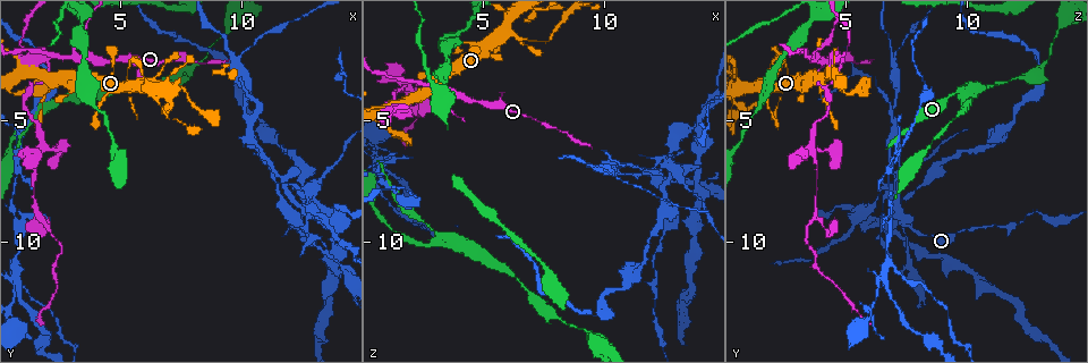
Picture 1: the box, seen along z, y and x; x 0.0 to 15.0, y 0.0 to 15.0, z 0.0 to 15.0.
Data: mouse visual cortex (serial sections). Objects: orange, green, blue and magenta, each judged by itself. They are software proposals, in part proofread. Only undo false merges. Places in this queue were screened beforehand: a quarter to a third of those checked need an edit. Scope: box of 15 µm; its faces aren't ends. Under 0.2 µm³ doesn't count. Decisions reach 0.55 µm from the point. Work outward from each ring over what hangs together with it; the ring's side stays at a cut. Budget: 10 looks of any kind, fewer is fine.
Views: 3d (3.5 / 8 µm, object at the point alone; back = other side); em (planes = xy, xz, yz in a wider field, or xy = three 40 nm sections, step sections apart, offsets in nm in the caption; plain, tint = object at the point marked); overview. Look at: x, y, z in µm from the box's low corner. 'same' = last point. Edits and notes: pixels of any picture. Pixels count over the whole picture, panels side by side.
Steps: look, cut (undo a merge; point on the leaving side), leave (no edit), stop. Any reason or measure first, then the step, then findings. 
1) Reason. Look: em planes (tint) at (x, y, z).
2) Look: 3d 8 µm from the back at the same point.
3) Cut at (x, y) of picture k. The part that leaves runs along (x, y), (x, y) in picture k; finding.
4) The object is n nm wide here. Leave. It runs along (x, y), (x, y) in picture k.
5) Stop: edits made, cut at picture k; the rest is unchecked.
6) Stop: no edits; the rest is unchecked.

Thin arm on a thick one. Look: 3d 3.5 µm from the back at (12.4, 9.3, 7.5).

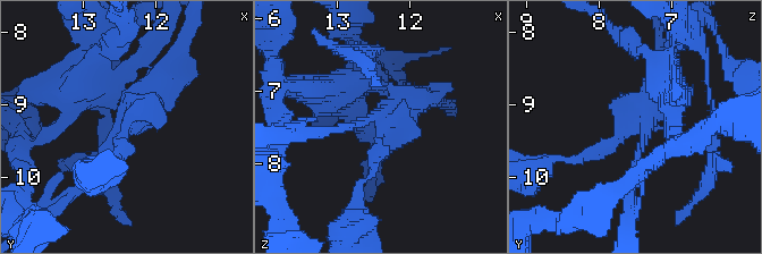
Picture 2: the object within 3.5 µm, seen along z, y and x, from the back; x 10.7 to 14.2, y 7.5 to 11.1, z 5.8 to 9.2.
3 arms meet here; the arms are 150, 150, 400 nm wide. Look: em xy step 1 (tint) at (12.40, 9.30, 7.60).

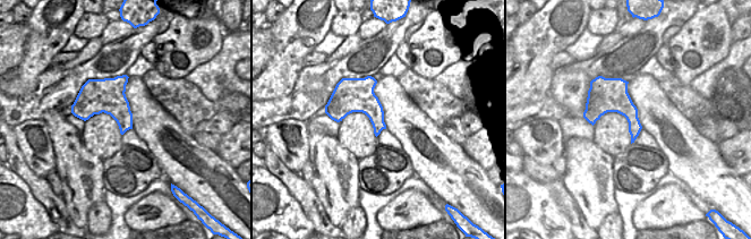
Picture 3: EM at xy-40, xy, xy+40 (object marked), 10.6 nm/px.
Cut at (91, 104) of picture 2. The part that leaves runs along (154, 91), (188, 32) in picture 2; a second cell is stuck on.

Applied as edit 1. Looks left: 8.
Look: overview.

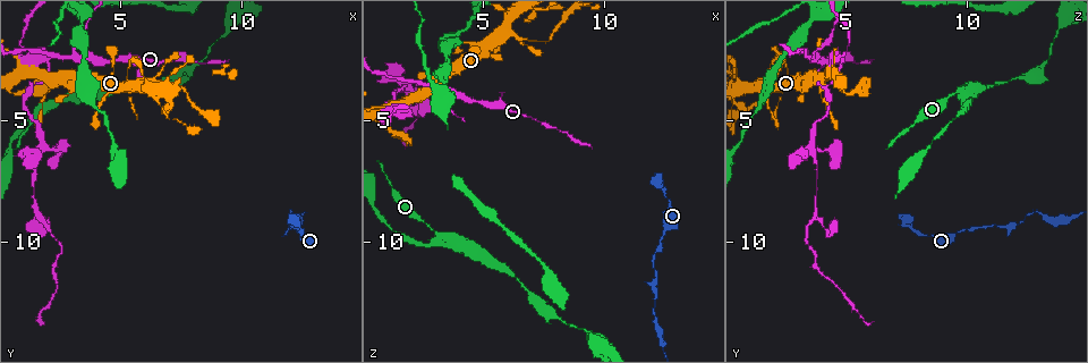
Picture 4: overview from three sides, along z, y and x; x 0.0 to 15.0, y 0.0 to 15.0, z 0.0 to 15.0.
Arms part here. Look: 3d 3.5 µm at (5.9, 3.5, 1.4).

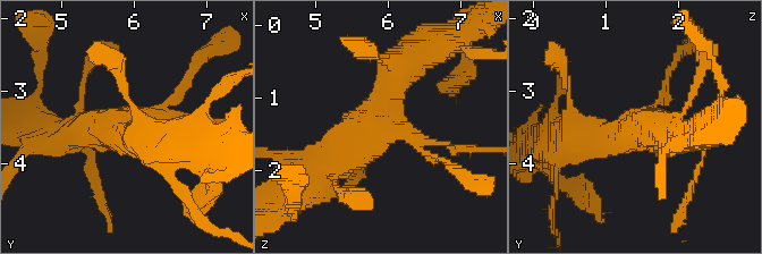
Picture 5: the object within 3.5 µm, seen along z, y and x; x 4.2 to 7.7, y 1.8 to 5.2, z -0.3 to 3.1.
3 arms meet here; the arms are 150, 450, 450 nm wide; now the EM. Look: em planes (tint) at (5.80, 3.45, 1.45).

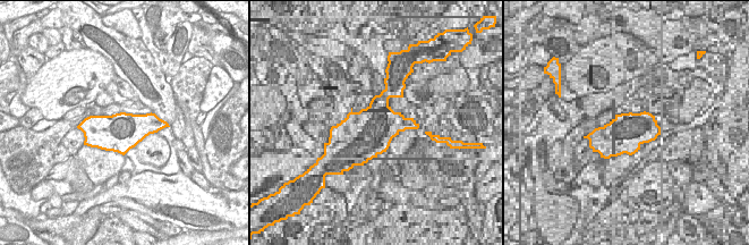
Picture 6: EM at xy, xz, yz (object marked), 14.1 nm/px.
Leave. It runs along (313, 177), (375, 128), (404, 64) in picture 5; all the same cell.

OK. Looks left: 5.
Thick turns thin. Look: 3d 3.5 µm at (3.2, 2.4, 3.6).

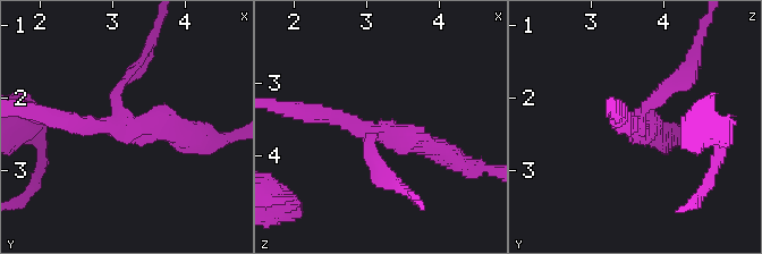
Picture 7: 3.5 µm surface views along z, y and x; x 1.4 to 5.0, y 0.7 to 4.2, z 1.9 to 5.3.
3 arms meet here; the arms are 150, 250, 300 nm wide; shape alone is not enough. Look: em xy step 1 (tint) at (3.15, 2.40, 3.65).

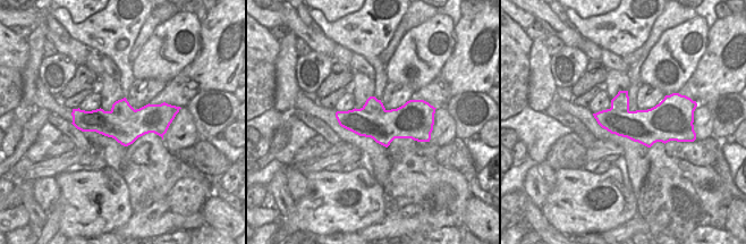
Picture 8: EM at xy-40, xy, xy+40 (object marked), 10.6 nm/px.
Another direction. Look: em xy step 5 (tint) at the same point.

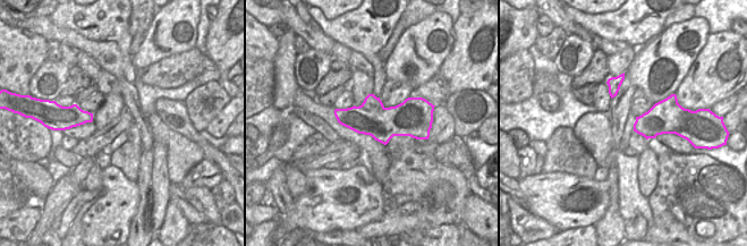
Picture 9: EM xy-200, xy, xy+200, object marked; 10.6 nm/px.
Cut at (668, 84) of picture 7. The part that leaves runs along (642, 111), (694, 66), (700, 37) in picture 7; a second cell is stuck on.

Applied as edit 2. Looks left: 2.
Look: overview.

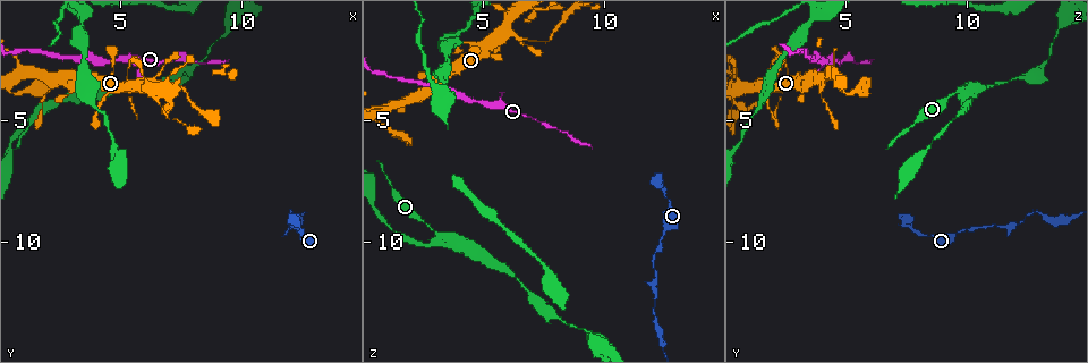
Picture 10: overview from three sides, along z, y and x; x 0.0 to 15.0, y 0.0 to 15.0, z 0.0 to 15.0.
Three-way junction. Look: 3d 3.5 µm at (3.3, 3.9, 9.9).

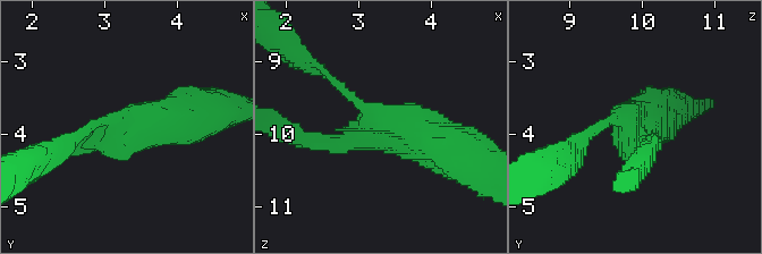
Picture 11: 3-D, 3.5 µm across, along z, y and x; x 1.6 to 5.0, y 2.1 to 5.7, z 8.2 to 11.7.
The arms are 150, 250, 600 nm wide. Leave. It runs along (328, 77), (380, 124), (449, 146) in picture 11; all the same cell.

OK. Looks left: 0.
Stop: edits made, cut at picture 2, cut at picture 7; the rest is unchecked.

